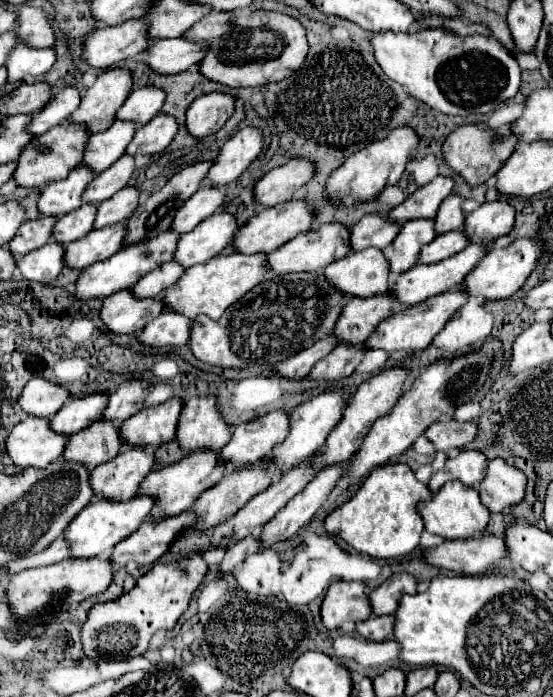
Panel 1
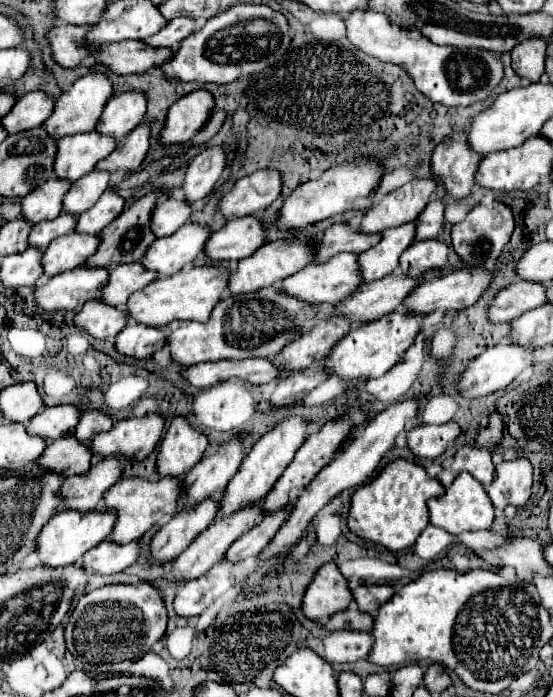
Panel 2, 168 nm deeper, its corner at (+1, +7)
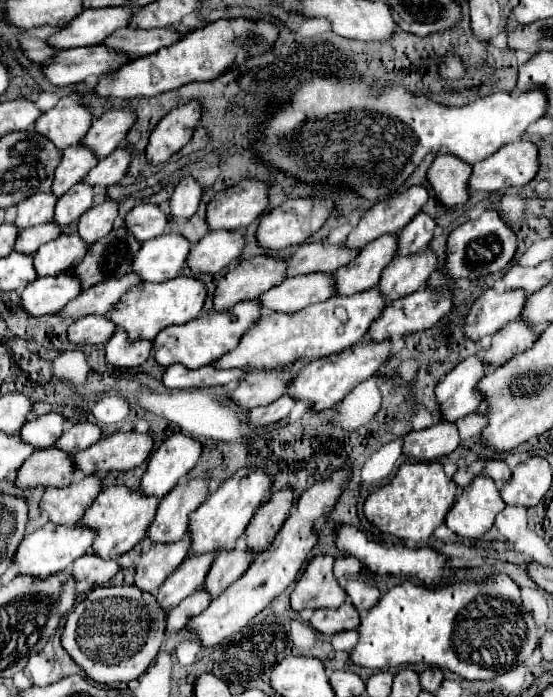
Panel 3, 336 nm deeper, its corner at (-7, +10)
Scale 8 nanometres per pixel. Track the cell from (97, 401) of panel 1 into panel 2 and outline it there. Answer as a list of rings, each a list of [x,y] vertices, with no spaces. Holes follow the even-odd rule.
[[[56,405],[42,409],[34,419],[28,423],[28,433],[34,433],[44,439],[58,439],[66,433],[74,431],[78,425],[80,409],[76,405]]]

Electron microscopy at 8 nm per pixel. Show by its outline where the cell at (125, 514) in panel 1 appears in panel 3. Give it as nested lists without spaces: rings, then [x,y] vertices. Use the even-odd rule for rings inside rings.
[[[48,522],[48,524],[40,526],[38,530],[34,530],[32,534],[24,536],[12,562],[18,566],[18,574],[26,574],[26,576],[34,576],[34,578],[48,578],[50,574],[68,570],[76,558],[88,554],[92,548],[94,536],[96,534],[88,528],[80,528],[80,526],[66,528],[66,526],[56,526],[56,524]]]

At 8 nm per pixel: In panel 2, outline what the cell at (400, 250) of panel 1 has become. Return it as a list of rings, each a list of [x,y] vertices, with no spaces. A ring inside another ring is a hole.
[[[414,221],[386,229],[382,233],[382,241],[372,249],[358,255],[358,263],[362,269],[362,277],[366,281],[382,279],[398,269],[400,255],[414,243]]]

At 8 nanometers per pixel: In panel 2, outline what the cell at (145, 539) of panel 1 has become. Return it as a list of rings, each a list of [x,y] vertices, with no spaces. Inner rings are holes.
[[[106,539],[84,555],[84,567],[100,575],[112,575],[138,563],[138,559],[140,559],[140,541],[114,545],[110,539]]]

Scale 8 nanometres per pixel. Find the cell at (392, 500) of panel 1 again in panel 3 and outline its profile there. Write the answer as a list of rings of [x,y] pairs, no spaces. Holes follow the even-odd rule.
[[[406,462],[398,468],[390,484],[368,496],[364,514],[380,532],[392,534],[404,542],[424,544],[432,532],[444,524],[450,506],[456,502],[456,494],[458,486],[446,478],[440,462]]]

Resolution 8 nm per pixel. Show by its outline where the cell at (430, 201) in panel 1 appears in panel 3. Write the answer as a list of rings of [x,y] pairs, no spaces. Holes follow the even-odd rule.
[[[412,186],[402,194],[374,204],[358,222],[358,226],[344,240],[346,248],[364,248],[368,242],[384,236],[398,234],[426,204],[428,192],[422,186]]]

